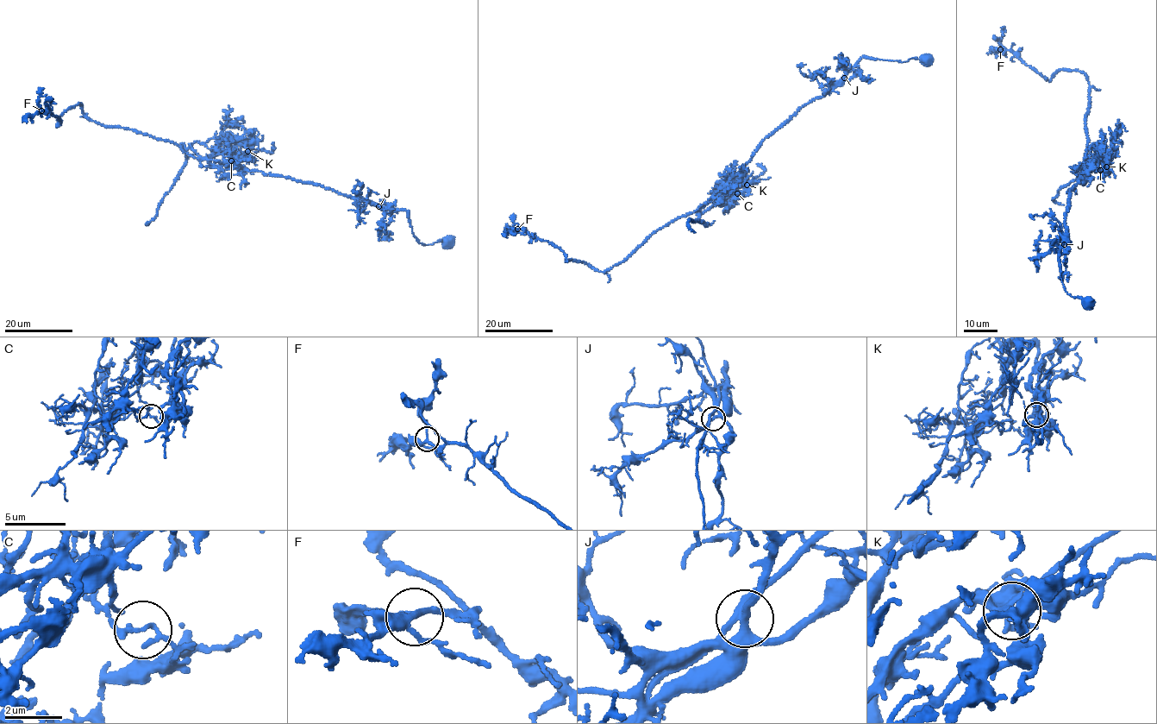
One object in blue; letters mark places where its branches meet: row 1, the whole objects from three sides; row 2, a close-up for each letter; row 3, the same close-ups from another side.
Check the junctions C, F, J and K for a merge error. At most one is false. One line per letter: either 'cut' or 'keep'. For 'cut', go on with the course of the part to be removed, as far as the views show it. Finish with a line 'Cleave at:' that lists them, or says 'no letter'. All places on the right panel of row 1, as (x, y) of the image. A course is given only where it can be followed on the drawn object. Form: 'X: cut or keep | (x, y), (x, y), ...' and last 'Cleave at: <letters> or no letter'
C: cut | (1100, 171), (1105, 171), (1108, 161), (1096, 154), (1099, 143), (1096, 166), (1060, 188), (1053, 198), (1064, 205)
F: keep
J: keep
K: keep
Cleave at: C

